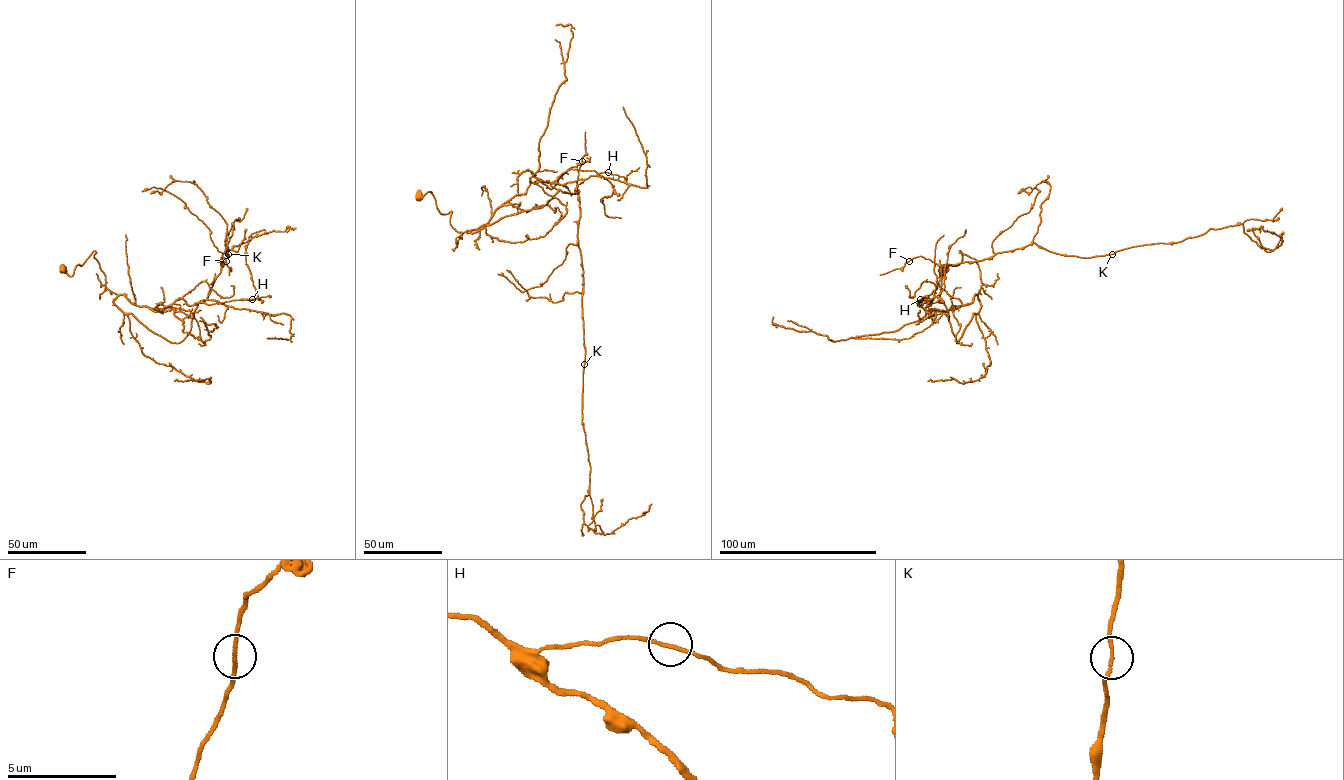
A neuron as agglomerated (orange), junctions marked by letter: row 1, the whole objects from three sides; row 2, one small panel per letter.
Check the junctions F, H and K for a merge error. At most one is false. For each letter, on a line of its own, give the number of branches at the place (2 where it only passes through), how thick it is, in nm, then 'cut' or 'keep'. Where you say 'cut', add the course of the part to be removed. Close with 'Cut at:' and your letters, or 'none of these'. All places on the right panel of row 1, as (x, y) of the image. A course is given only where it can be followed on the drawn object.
F: branches 2; calibre 170 nm; keep
H: branches 2; calibre 160 nm; keep
K: branches 2; calibre 150 nm; keep
Cut at: none of these

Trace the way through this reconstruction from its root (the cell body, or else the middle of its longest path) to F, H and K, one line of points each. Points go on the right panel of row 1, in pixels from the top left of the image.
F: (943, 269), (960, 251), (983, 284), (970, 303), (925, 311), (918, 302), (931, 305), (941, 268), (909, 261)
H: (943, 269), (960, 251), (973, 258), (978, 294), (948, 311), (920, 299)
K: (943, 269), (960, 251), (983, 284), (925, 311), (942, 266), (1034, 242), (1112, 254)

